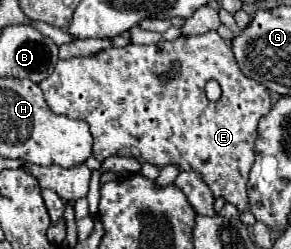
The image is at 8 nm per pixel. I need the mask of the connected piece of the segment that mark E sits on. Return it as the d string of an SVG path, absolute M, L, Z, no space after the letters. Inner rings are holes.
M215 30L199 36L179 36L173 42L161 40L159 44L149 46L111 46L87 58L59 60L53 74L39 82L39 88L55 114L79 118L89 124L93 136L93 156L99 162L109 156L133 156L141 164L149 162L157 168L175 164L179 170L201 174L215 198L225 198L225 202L233 204L241 214L249 210L247 178L255 160L257 124L269 114L271 102L267 88L239 70L229 44ZM161 74L169 76L165 84L159 80ZM207 80L217 80L221 84L223 94L219 102L207 100Z

